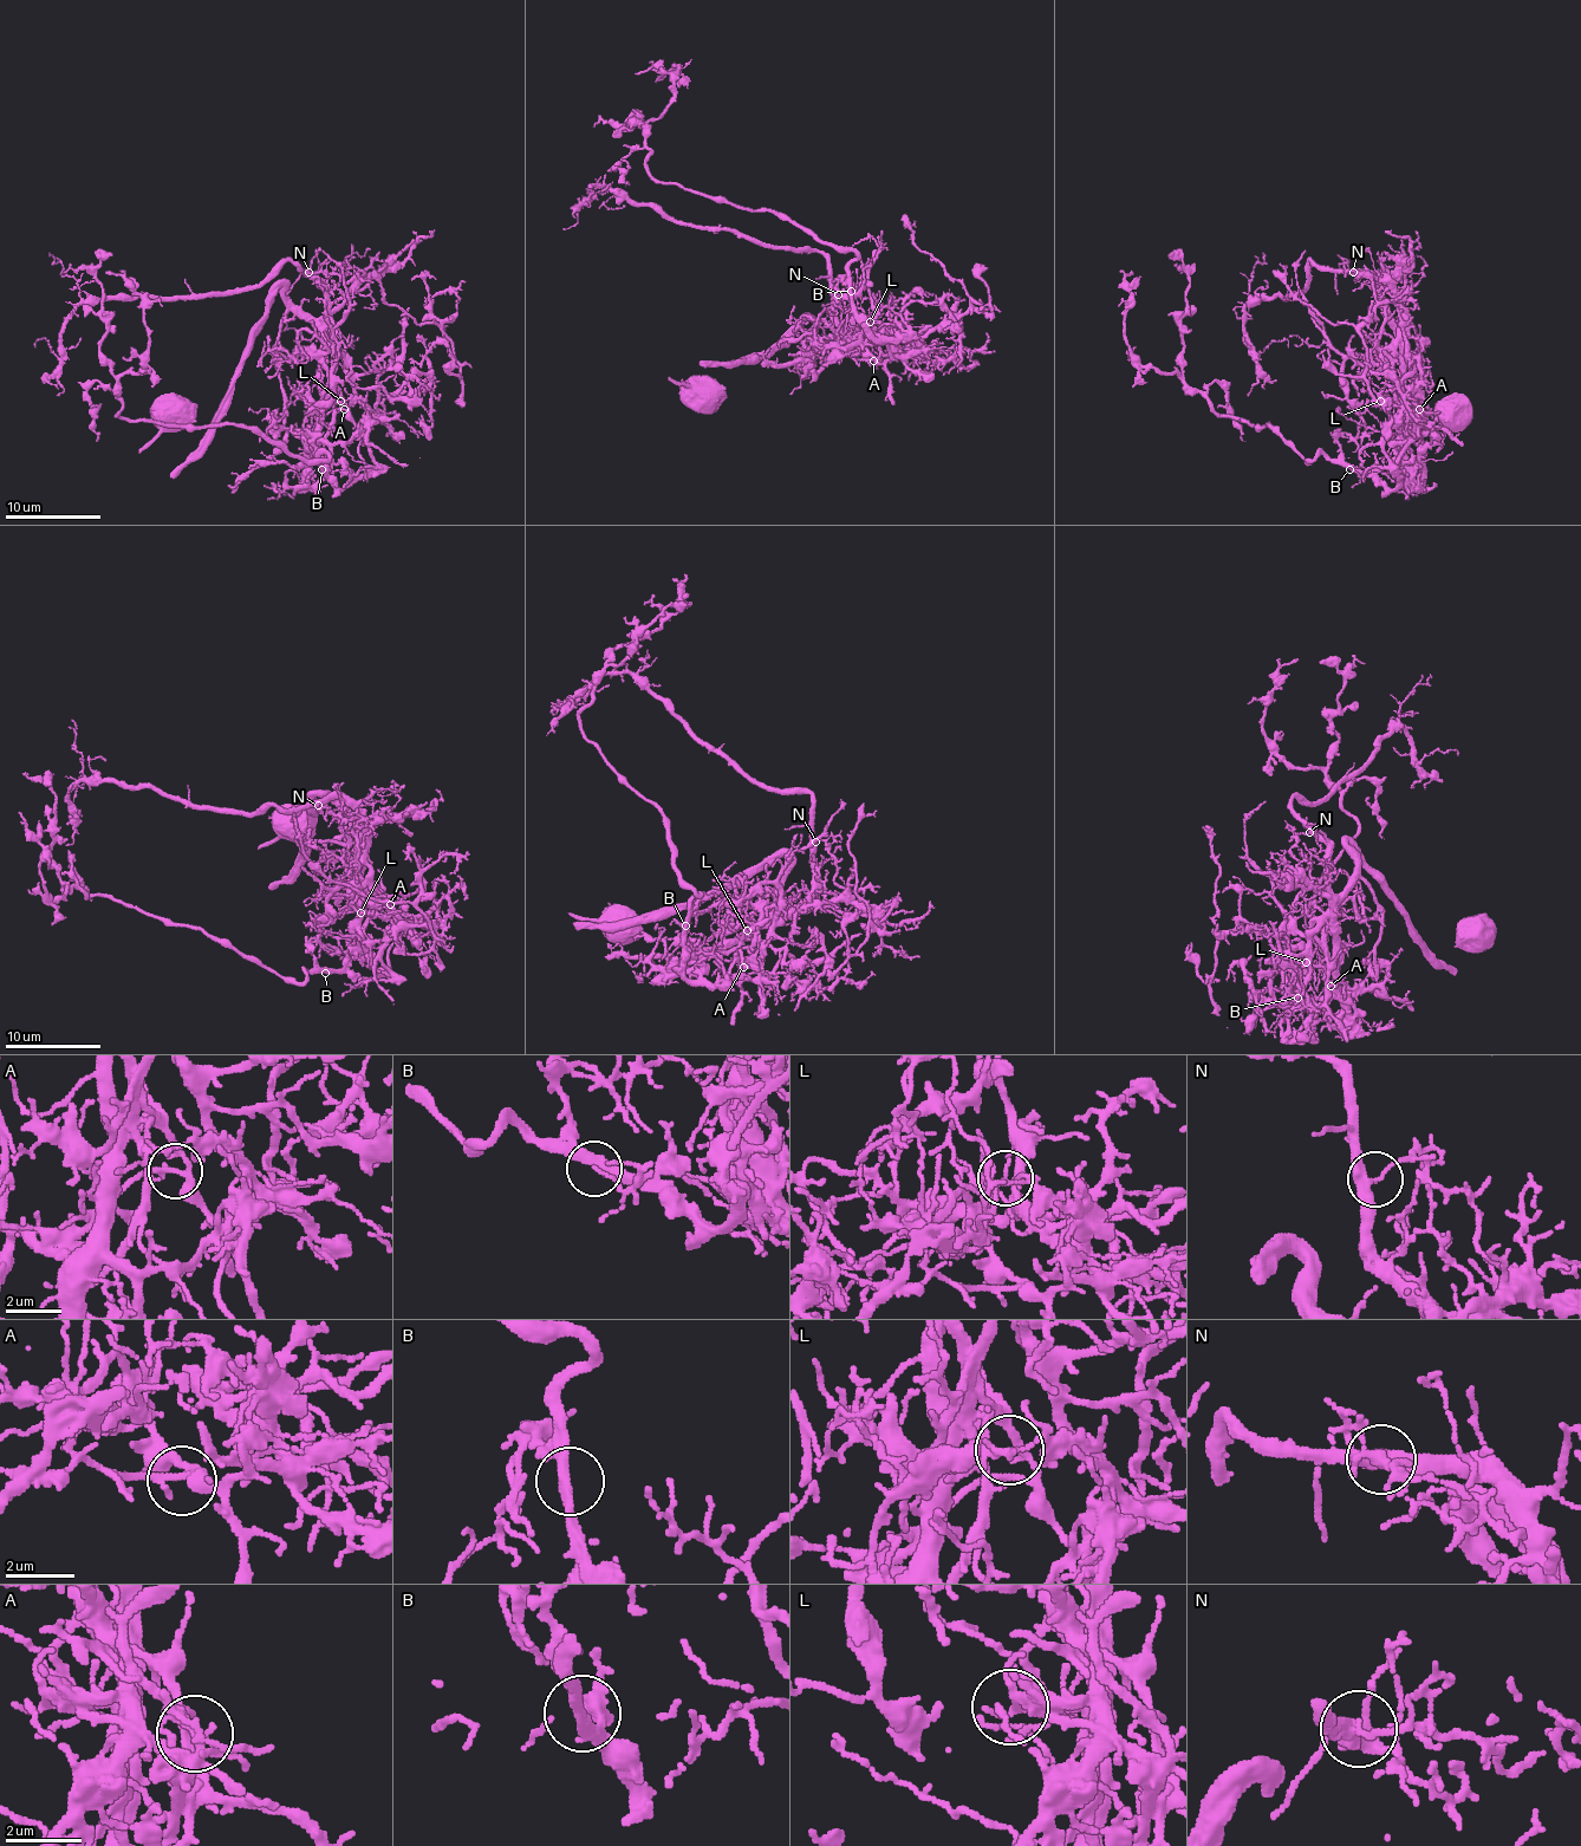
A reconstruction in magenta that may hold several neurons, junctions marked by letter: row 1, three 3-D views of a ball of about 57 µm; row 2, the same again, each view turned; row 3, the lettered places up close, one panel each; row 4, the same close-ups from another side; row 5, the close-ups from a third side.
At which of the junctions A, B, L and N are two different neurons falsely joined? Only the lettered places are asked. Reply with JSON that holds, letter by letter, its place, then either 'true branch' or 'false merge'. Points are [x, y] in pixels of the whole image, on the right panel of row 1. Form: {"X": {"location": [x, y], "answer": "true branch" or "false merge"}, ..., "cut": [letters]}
{"A": {"location": [1419, 409], "answer": "true branch"}, "B": {"location": [1349, 469], "answer": "true branch"}, "L": {"location": [1380, 401], "answer": "false merge"}, "N": {"location": [1353, 272], "answer": "false merge"}, "cut": ["L", "N"]}

